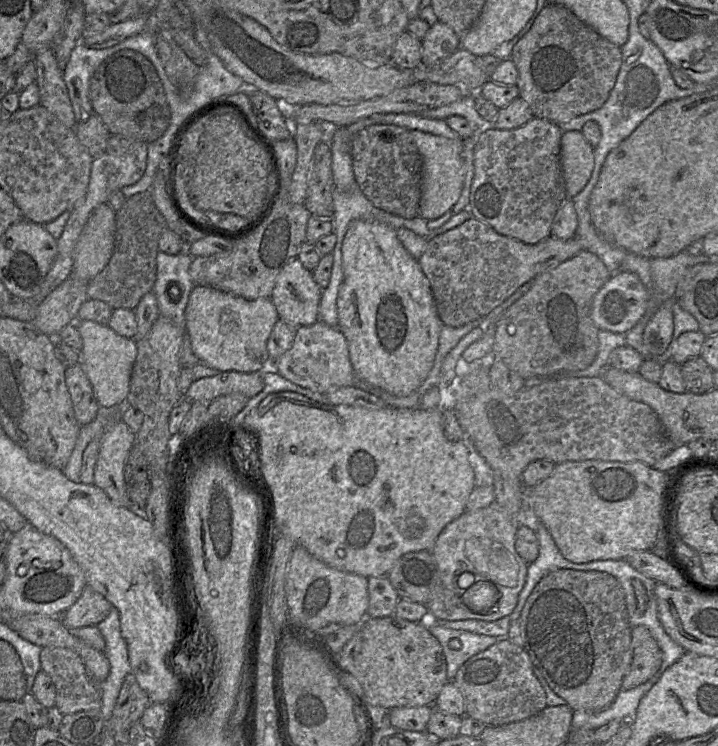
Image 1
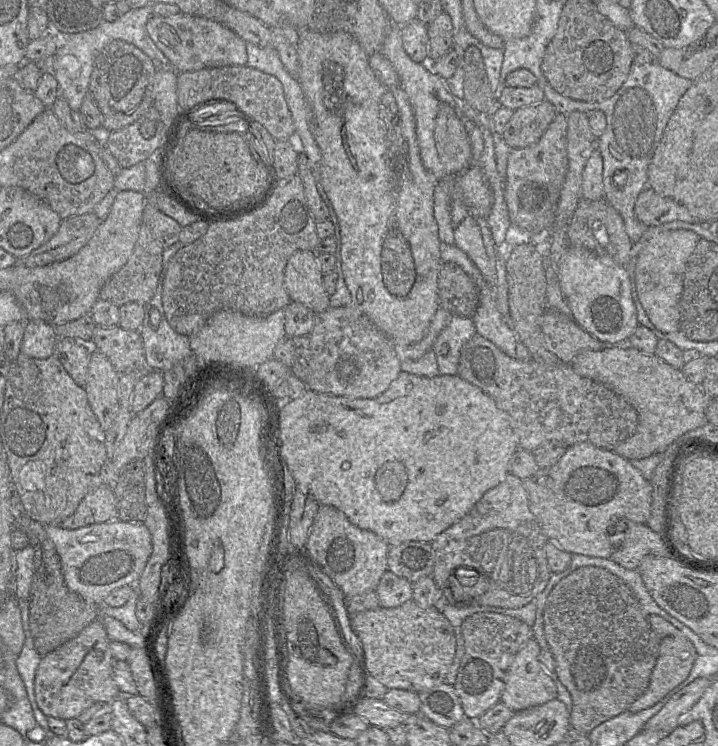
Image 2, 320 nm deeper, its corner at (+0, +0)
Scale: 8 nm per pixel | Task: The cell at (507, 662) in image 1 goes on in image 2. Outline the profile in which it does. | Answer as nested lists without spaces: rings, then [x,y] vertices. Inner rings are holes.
[[[530,638],[506,672],[500,701],[514,712],[557,698],[556,685],[539,660],[540,651],[537,641]]]

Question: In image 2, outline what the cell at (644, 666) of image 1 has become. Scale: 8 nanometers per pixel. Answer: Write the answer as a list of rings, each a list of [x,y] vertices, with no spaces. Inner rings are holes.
[[[650,614],[648,621],[660,639],[659,653],[648,688],[628,708],[628,711],[633,713],[652,707],[681,684],[689,675],[697,657],[696,649],[691,641],[670,622],[656,614]]]

